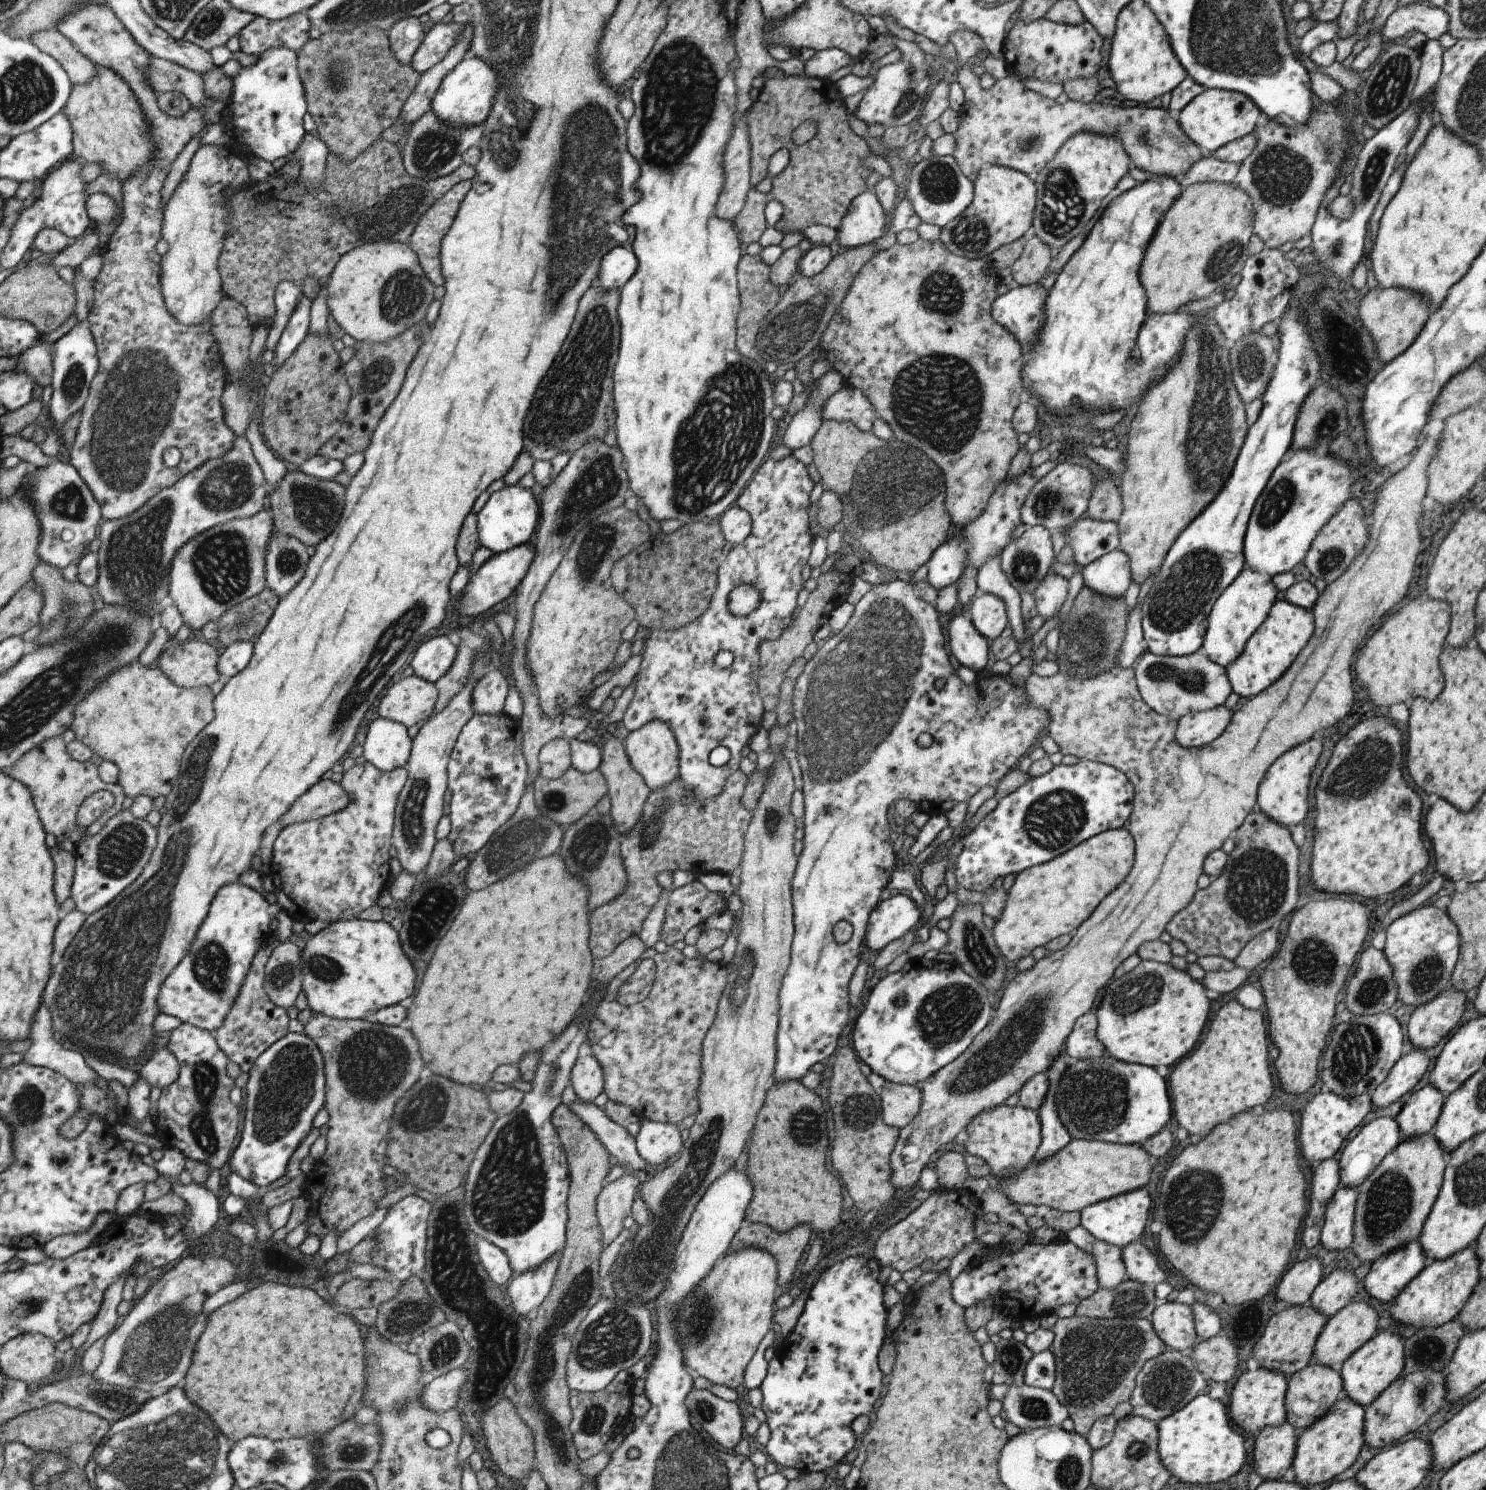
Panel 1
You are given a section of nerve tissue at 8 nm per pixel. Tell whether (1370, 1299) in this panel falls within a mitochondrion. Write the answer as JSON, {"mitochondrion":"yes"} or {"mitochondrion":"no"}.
{"mitochondrion":"no"}

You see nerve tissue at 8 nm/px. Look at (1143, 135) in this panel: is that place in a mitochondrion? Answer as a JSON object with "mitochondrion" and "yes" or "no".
{"mitochondrion":"yes"}

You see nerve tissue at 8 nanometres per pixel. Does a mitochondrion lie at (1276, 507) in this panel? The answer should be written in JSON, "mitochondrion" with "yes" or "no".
{"mitochondrion":"yes"}

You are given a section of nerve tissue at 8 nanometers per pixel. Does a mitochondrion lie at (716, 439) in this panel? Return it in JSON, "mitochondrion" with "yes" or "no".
{"mitochondrion":"yes"}

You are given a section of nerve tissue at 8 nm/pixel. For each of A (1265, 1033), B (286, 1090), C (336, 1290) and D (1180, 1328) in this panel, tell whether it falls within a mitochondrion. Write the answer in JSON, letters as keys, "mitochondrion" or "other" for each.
{"A":"other","B":"mitochondrion","C":"other","D":"other"}

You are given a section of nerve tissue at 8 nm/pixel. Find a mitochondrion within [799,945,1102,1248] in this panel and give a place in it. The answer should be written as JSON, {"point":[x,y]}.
{"point":[996,1057]}

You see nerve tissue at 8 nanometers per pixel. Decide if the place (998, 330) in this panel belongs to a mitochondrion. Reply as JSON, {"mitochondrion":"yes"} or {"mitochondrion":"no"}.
{"mitochondrion":"no"}

